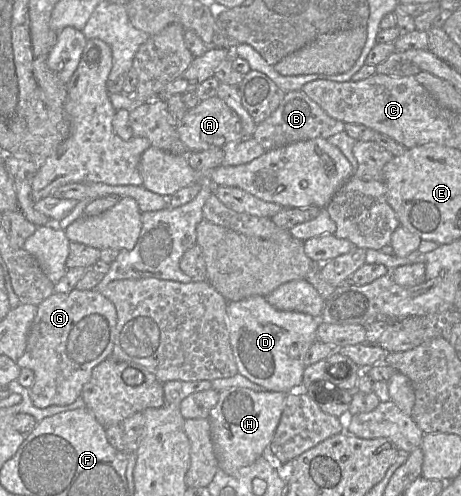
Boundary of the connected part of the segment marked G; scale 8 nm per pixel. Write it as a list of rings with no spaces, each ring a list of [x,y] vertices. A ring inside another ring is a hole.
[[[92,289],[53,293],[37,306],[25,352],[16,362],[19,368],[30,369],[35,375],[35,382],[30,388],[30,398],[34,406],[43,409],[52,405],[69,405],[81,396],[83,386],[91,379],[93,369],[112,355],[116,322],[114,304]]]

